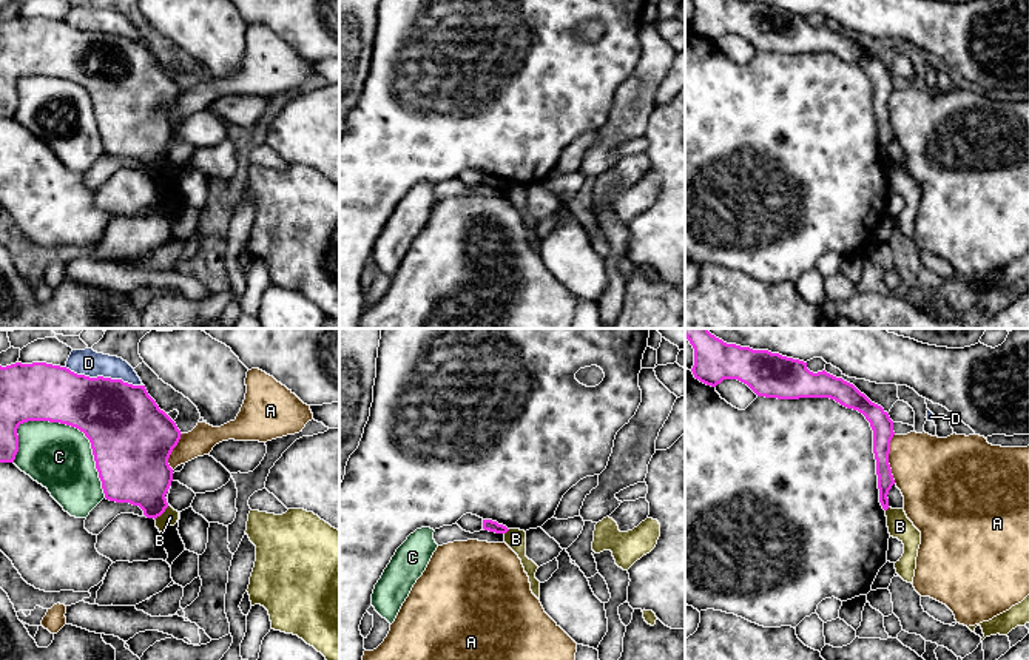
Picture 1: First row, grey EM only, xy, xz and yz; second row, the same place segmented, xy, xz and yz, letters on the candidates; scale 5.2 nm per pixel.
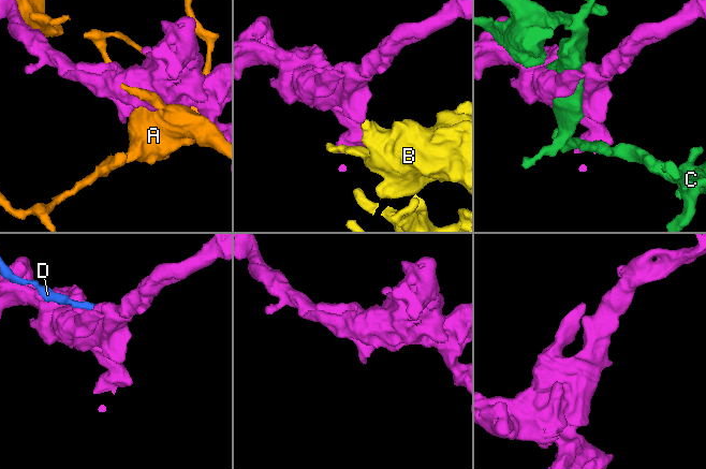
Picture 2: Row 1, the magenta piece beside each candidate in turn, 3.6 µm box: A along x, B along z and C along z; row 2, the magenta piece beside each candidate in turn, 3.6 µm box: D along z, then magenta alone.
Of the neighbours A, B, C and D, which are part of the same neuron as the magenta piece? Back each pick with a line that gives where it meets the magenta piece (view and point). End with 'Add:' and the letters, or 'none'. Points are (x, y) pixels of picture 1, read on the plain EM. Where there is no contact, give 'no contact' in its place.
Add: none

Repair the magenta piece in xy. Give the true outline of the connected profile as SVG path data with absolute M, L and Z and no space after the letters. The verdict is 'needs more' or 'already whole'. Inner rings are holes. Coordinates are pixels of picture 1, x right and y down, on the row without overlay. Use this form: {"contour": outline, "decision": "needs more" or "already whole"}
{"contour": "M46 17L0 20L0 117L14 117L17 83L28 76L60 77L83 86L106 154L139 160L147 173L154 174L168 162L165 150L173 136L168 113L182 88L145 40L89 32Z", "decision": "already whole"}

